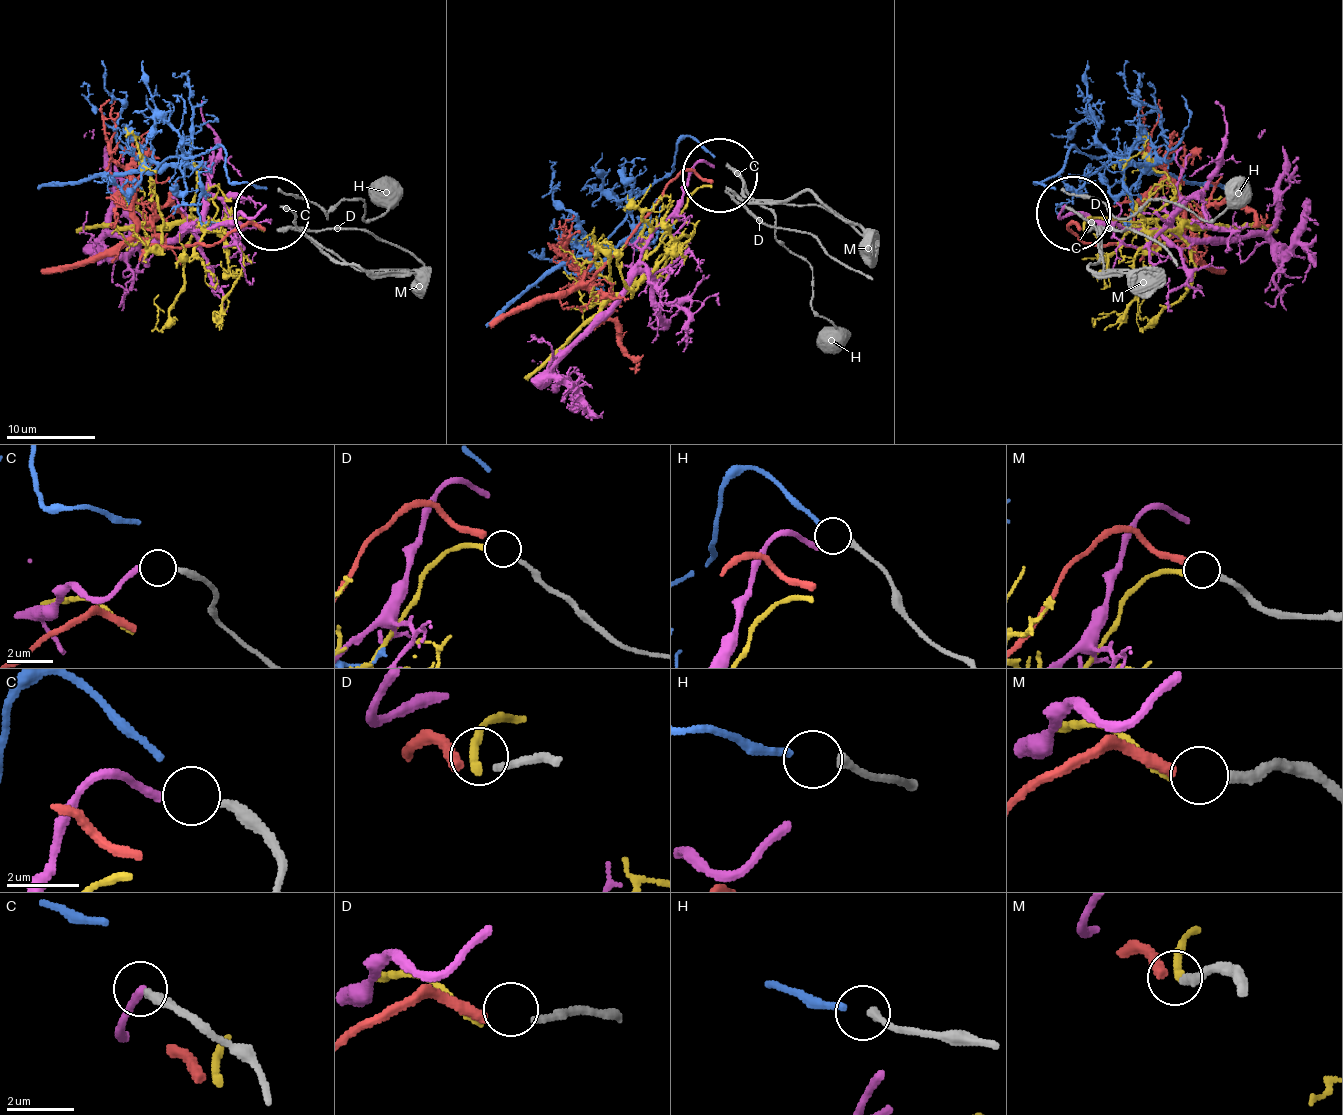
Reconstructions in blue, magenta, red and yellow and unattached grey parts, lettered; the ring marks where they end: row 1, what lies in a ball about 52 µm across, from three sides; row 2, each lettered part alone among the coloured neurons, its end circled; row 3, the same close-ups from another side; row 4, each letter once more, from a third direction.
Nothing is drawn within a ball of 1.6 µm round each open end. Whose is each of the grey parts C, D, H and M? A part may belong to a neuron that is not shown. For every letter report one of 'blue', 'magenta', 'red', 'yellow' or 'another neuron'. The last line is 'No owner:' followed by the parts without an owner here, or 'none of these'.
C: magenta
D: yellow
H: blue
M: red
No owner: none of these

